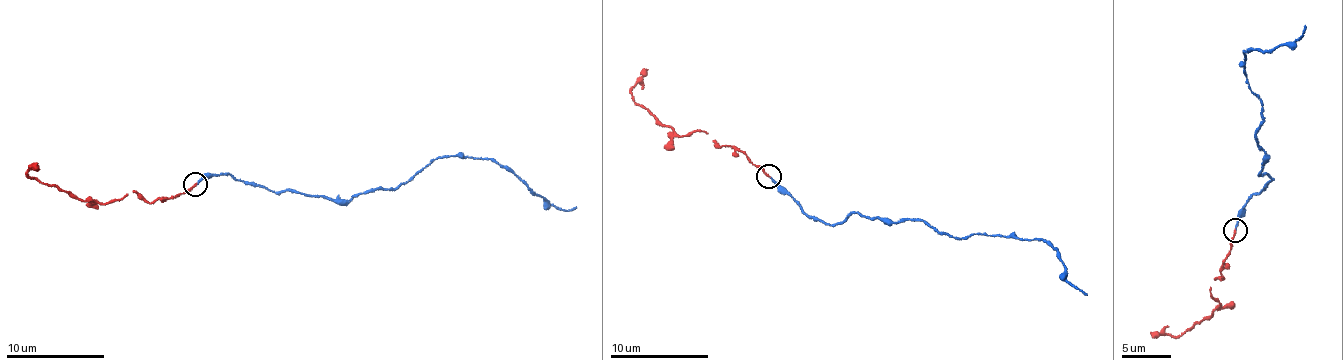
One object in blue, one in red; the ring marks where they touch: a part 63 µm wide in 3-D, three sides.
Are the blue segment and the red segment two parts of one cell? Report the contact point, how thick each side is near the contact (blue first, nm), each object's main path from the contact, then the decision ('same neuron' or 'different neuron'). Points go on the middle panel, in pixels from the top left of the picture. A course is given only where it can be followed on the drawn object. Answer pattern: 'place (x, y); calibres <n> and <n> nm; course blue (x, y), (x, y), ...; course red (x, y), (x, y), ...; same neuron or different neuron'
place (768, 176); calibres 160 and 160 nm; course blue (769, 176), (830, 224), (852, 214), (915, 218), (955, 237), (1039, 238), (1087, 295); course red (769, 176), (743, 152), (720, 145), (701, 131), (679, 135), (634, 100), (631, 87), (646, 68); same neuron

